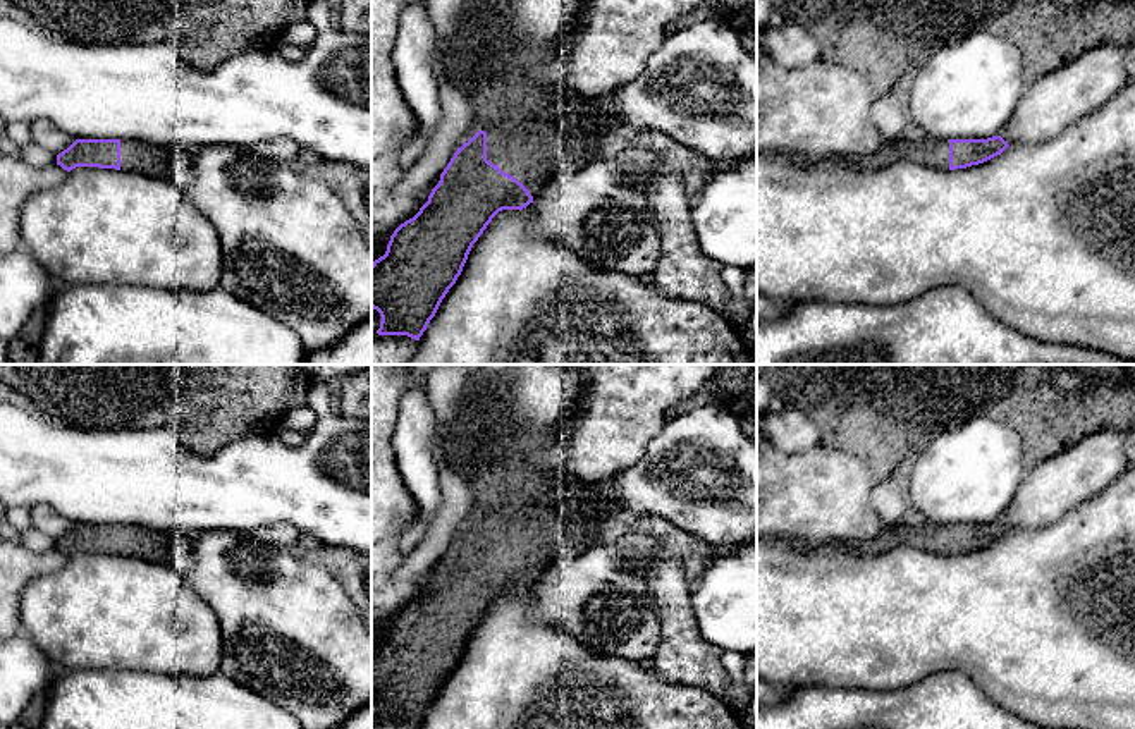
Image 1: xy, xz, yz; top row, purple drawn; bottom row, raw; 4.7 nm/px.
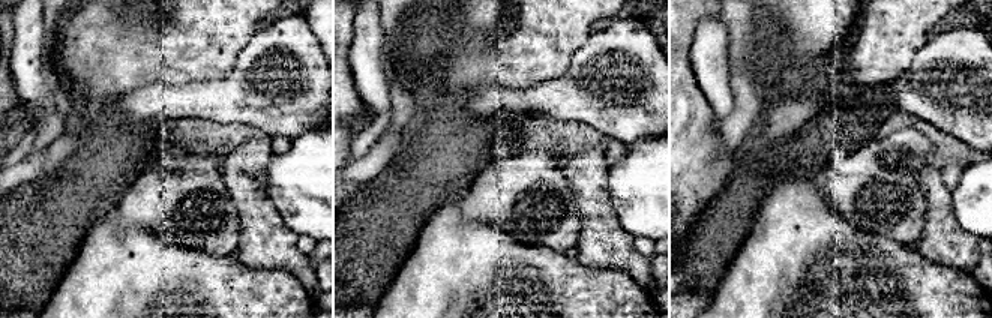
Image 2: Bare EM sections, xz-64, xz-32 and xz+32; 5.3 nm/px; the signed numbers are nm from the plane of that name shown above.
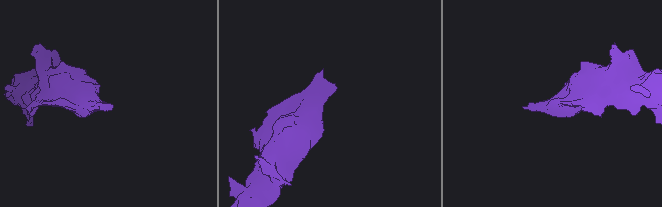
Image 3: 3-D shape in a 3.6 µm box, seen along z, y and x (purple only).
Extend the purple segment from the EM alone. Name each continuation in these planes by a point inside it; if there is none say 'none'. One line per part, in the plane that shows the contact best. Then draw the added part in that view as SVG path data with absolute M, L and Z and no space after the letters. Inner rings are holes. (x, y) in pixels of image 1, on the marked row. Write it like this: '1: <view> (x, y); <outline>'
1: xz (568, 141); M562 113L552 120L533 122L523 134L495 138L487 132L487 160L518 179L535 199L555 174L581 170L588 165L600 136L619 126L621 122L609 113L590 113L586 117Z

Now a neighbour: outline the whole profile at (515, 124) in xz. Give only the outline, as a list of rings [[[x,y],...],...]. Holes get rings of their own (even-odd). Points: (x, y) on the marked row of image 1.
[[[528,110],[516,115],[480,122],[478,131],[492,132],[495,138],[506,138],[523,134],[533,122],[537,122],[537,117],[531,110]]]

